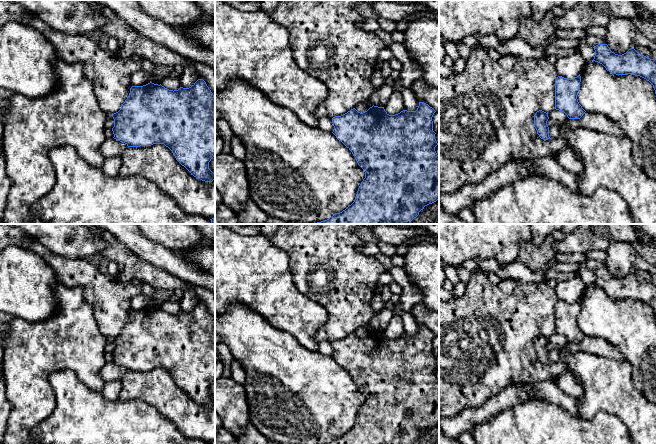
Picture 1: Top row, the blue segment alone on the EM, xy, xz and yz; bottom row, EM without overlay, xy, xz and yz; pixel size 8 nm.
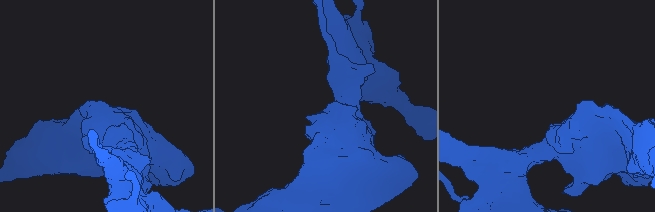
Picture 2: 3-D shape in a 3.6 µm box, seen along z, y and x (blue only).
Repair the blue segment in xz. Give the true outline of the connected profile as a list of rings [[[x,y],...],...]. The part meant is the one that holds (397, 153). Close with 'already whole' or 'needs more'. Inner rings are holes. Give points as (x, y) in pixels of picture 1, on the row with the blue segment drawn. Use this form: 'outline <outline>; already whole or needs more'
outline [[[419,102],[419,106],[416,111],[403,110],[395,115],[389,115],[385,111],[384,107],[373,105],[363,113],[360,113],[355,108],[353,108],[341,116],[333,117],[332,123],[334,129],[332,133],[352,152],[358,165],[365,172],[365,178],[361,182],[356,194],[356,198],[351,205],[349,205],[342,212],[334,214],[332,217],[325,221],[312,224],[409,224],[414,218],[419,215],[419,212],[423,210],[425,206],[439,200],[439,156],[435,151],[435,147],[438,145],[438,143],[435,139],[436,133],[433,131],[432,121],[432,117],[435,112],[436,111],[428,104]]]; already whole

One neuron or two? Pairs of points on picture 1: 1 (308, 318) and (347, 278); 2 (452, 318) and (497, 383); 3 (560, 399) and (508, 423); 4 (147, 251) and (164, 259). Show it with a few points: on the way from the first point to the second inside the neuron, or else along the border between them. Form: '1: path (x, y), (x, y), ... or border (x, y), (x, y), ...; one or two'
1: border (301, 292), (327, 310), (327, 320), (320, 328); two
2: path (452, 334), (452, 337), (482, 367); one
3: border (539, 398), (556, 403), (573, 415); two
4: path (151, 251), (160, 256); one

